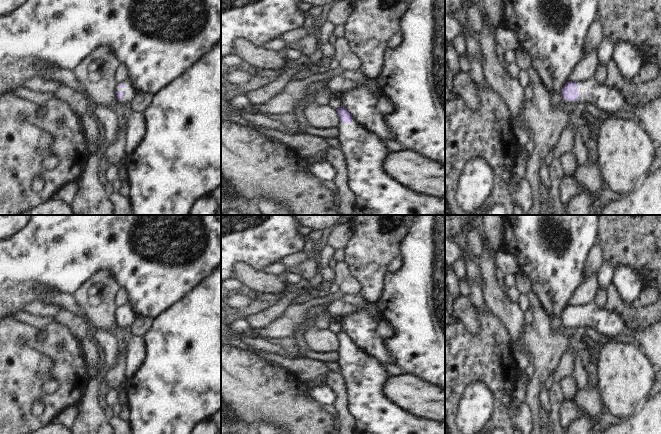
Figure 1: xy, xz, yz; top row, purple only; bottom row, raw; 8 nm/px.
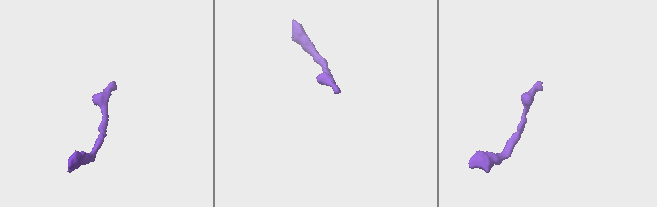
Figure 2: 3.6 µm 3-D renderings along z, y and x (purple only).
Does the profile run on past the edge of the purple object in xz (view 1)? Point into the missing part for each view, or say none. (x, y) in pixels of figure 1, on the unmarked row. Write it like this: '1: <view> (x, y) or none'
1: xz (363, 376)

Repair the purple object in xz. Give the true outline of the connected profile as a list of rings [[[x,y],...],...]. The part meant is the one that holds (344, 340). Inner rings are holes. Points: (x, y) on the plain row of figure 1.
[[[342,330],[336,333],[340,348],[337,351],[339,373],[344,379],[344,387],[348,395],[348,411],[356,422],[358,434],[445,434],[445,421],[419,418],[397,407],[382,392],[384,381],[390,376],[380,366],[379,361],[358,347],[354,347],[350,337]]]

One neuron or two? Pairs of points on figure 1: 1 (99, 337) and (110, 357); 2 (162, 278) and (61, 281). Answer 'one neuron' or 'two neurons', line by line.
1: one neuron
2: one neuron

